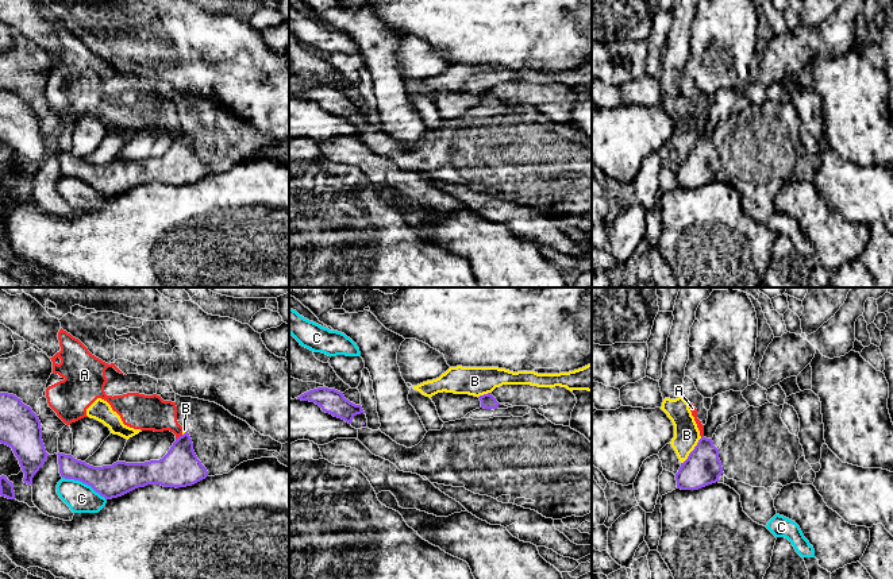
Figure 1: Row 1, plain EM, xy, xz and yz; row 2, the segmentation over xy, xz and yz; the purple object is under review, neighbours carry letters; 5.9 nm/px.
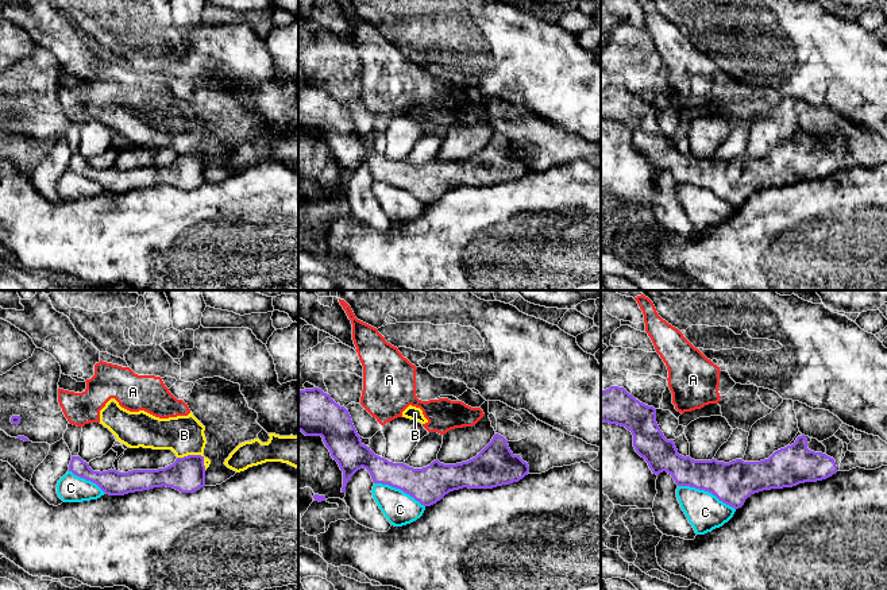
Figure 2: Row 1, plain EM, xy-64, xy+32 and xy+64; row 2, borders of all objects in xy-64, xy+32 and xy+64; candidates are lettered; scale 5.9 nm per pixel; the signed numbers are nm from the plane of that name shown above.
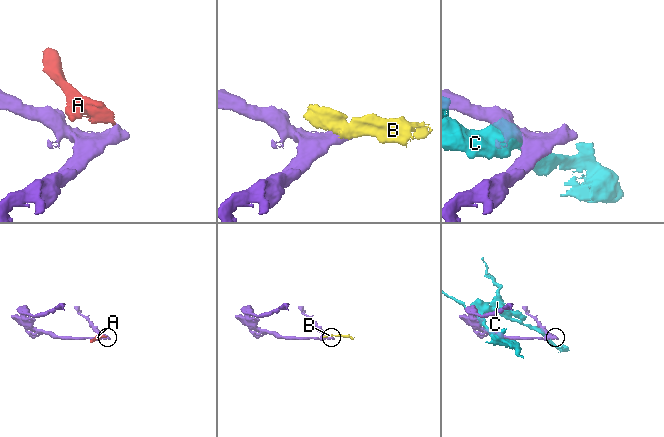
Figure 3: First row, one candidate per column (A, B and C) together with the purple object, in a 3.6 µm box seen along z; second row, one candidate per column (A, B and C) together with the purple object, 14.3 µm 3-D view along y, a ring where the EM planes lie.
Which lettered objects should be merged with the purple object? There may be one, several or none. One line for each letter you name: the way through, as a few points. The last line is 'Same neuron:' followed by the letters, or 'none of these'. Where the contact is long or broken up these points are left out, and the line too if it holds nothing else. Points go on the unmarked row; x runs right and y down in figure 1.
Same neuron: none of these

